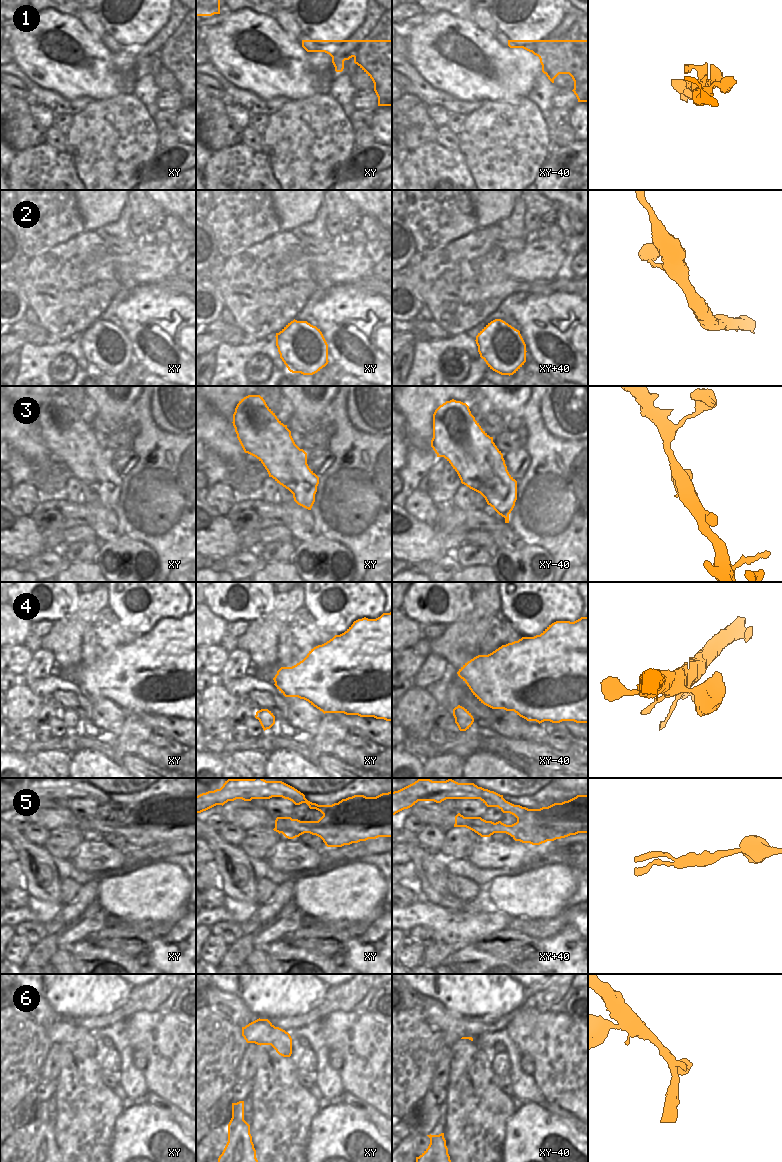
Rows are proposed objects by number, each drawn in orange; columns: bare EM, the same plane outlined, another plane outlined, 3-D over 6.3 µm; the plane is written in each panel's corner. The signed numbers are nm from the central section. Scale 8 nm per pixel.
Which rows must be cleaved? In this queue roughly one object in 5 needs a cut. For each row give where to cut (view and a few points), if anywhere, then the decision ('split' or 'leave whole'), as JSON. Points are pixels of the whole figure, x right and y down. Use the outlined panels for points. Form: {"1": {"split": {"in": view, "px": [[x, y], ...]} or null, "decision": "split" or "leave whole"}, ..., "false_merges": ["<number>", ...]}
{"1": {"split": {"in": "xy", "px": [[340, 40], [341, 50], [336, 53], [336, 64], [334, 66]]}, "decision": "split"}, "2": {"split": null, "decision": "leave whole"}, "3": {"split": null, "decision": "leave whole"}, "4": {"split": null, "decision": "leave whole"}, "5": {"split": null, "decision": "leave whole"}, "6": {"split": null, "decision": "leave whole"}, "false_merges": ["1"]}

